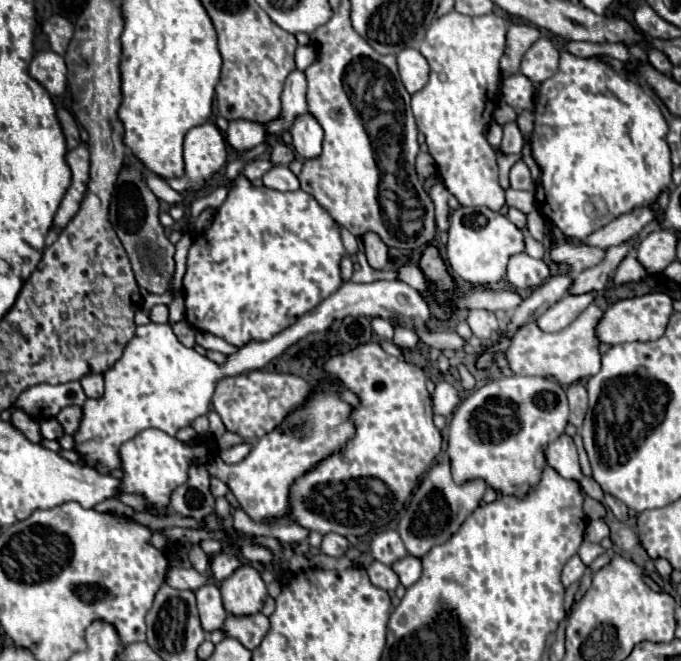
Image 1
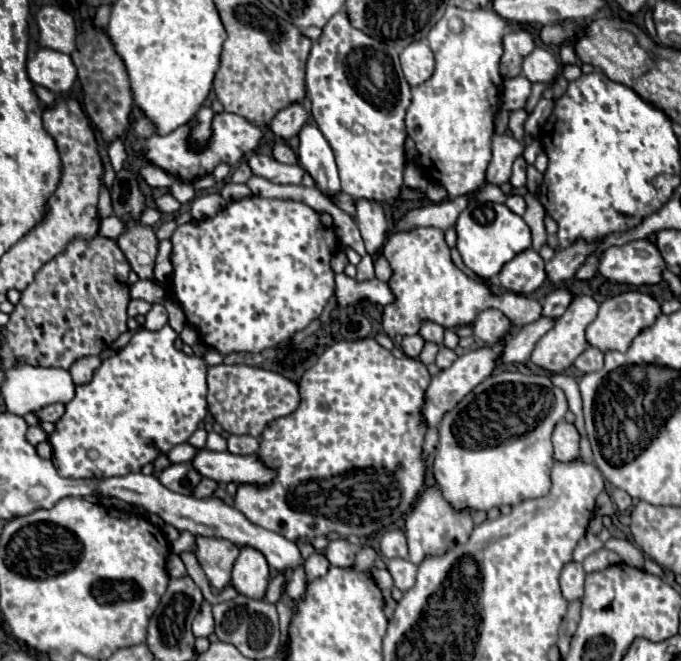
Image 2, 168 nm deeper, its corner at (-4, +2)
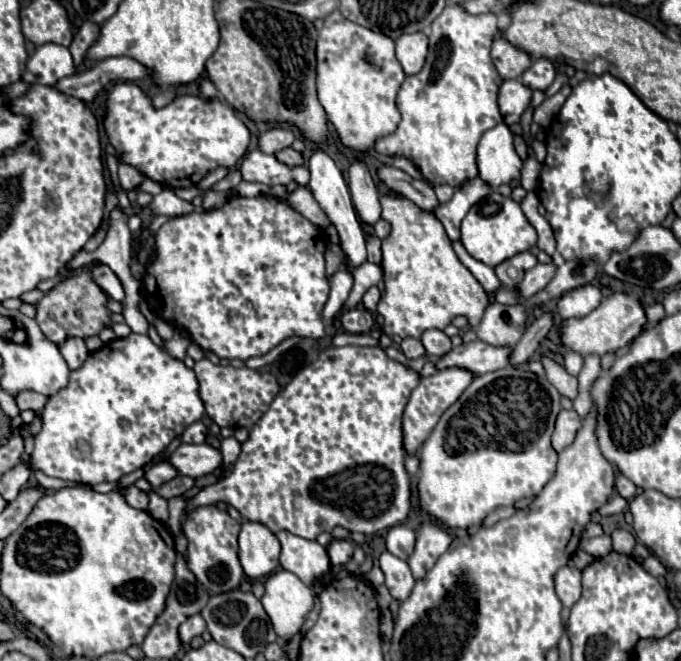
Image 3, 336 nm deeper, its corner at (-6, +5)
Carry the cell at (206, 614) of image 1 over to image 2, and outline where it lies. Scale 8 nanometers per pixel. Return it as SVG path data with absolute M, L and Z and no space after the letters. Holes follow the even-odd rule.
M204 602L192 624L192 630L196 636L210 636L214 632L214 616L210 614L210 610L212 610L212 604Z

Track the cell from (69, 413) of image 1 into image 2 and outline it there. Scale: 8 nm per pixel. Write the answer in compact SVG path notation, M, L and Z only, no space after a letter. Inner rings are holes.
M52 404L52 406L42 408L42 410L36 412L36 414L38 414L38 418L44 420L44 422L58 422L58 418L62 418L64 410L66 410L66 408L64 408L62 404Z

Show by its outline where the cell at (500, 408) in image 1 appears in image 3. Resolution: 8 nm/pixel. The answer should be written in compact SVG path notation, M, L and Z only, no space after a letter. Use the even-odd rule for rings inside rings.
M504 367L474 377L460 399L450 405L430 437L424 441L418 461L418 501L420 509L432 515L446 529L466 529L480 525L488 513L502 505L514 505L542 491L556 471L558 453L550 445L554 421L560 411L560 393L546 379L540 379L524 367Z

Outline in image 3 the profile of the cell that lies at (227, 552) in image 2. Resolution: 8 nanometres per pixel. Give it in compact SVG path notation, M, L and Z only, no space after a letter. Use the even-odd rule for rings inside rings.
M216 505L198 507L184 519L184 535L188 539L186 567L196 575L196 579L200 579L200 583L212 595L232 591L240 585L244 571L238 561L238 531L240 523L234 521L228 511L222 511Z

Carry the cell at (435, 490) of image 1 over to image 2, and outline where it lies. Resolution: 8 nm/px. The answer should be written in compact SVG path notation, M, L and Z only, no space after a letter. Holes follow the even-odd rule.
M436 484L426 488L406 518L406 540L410 548L410 562L420 564L426 554L442 554L452 546L454 540L466 542L472 528L474 528L474 522L472 522L470 508L454 510L454 506L450 506L450 502L442 498L442 490L438 490Z

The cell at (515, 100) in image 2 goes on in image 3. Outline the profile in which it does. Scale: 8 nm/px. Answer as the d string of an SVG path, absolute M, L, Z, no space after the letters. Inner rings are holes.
M520 79L504 81L500 87L500 93L498 93L502 121L506 125L518 123L522 113L530 105L530 97L532 97L532 91L528 87L524 87L524 83L520 83Z

